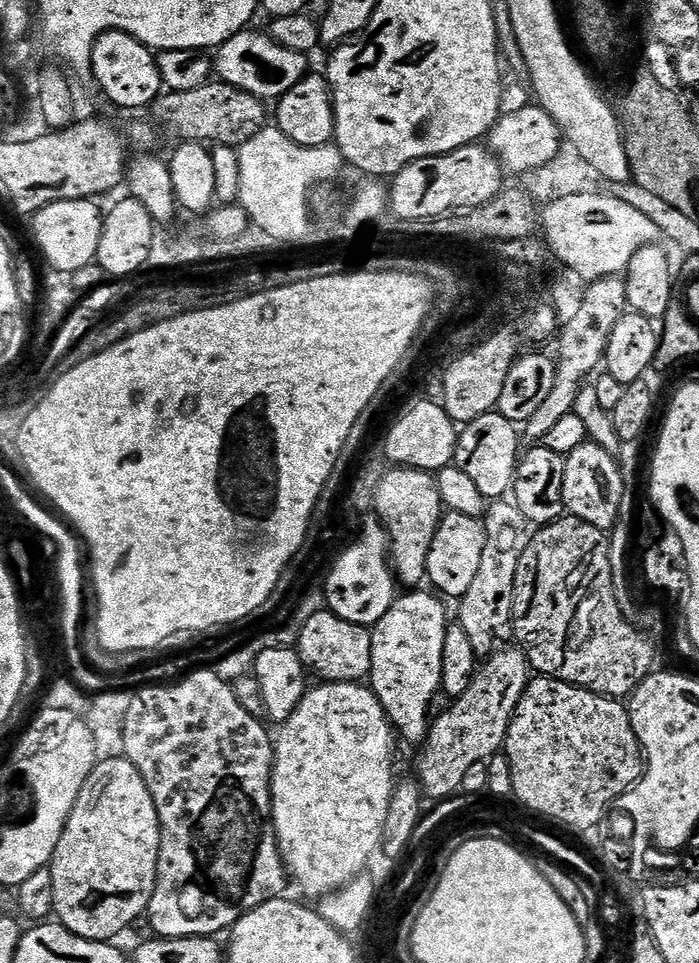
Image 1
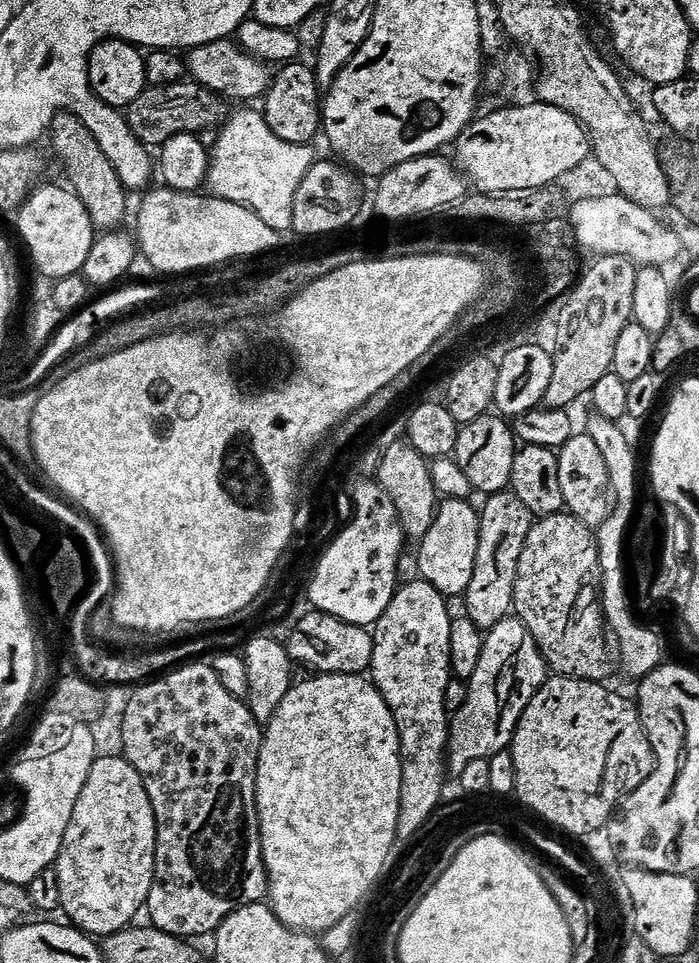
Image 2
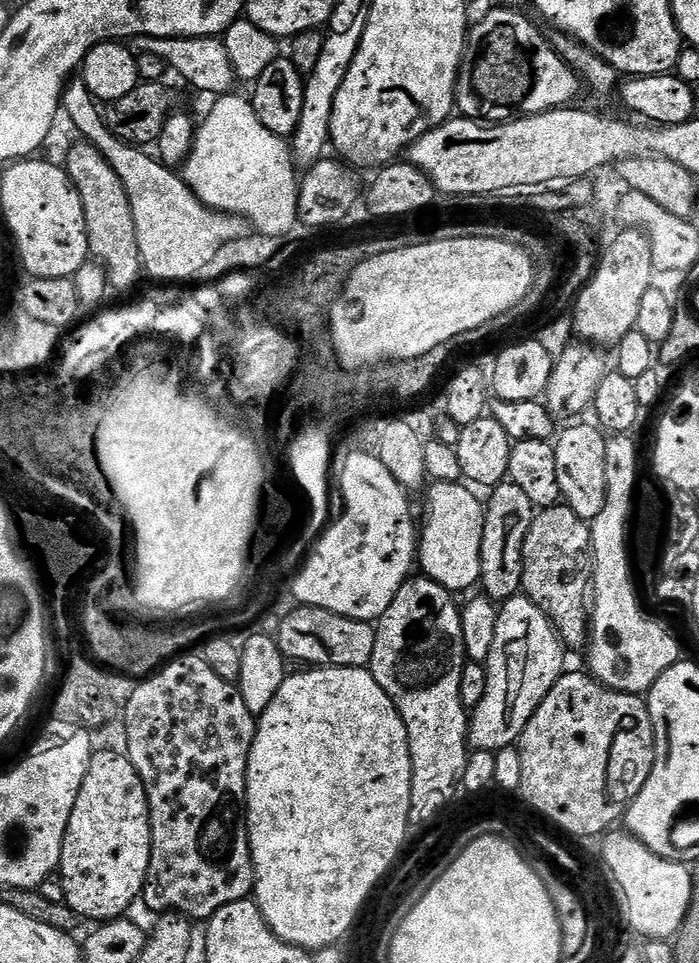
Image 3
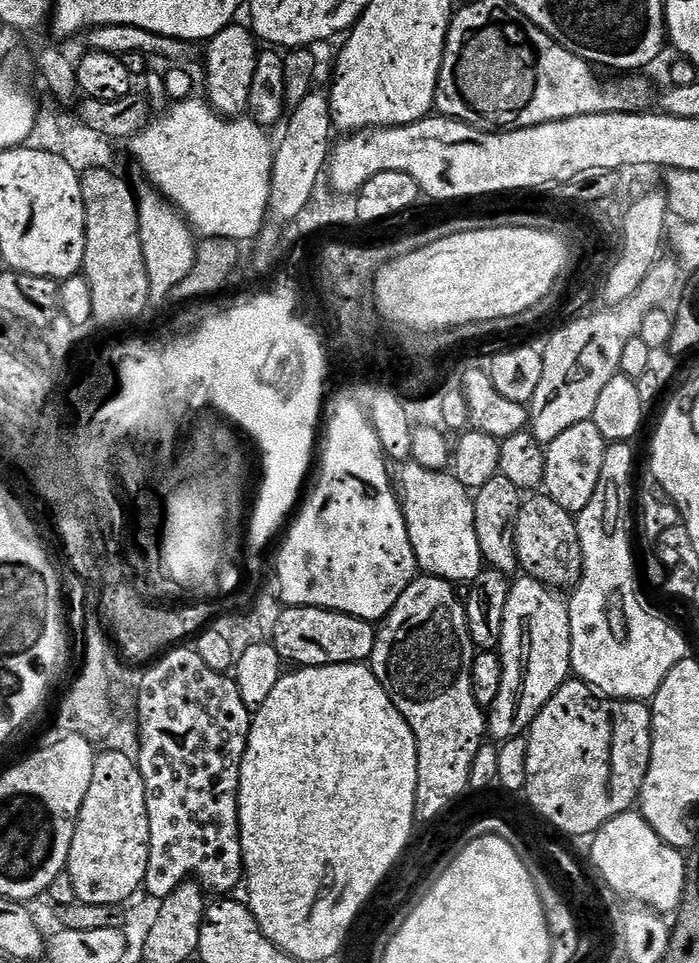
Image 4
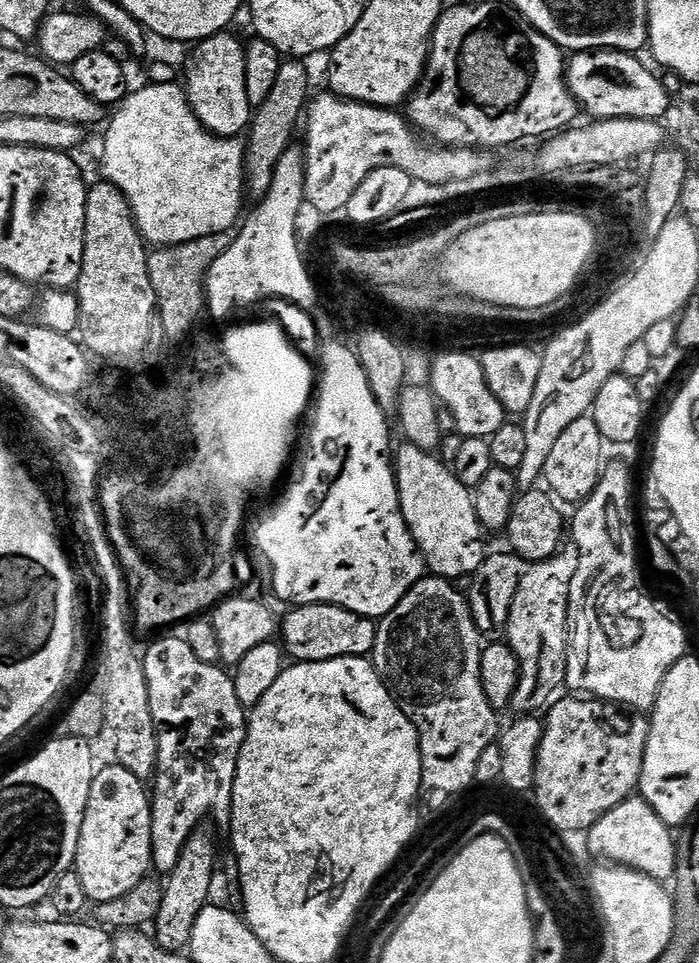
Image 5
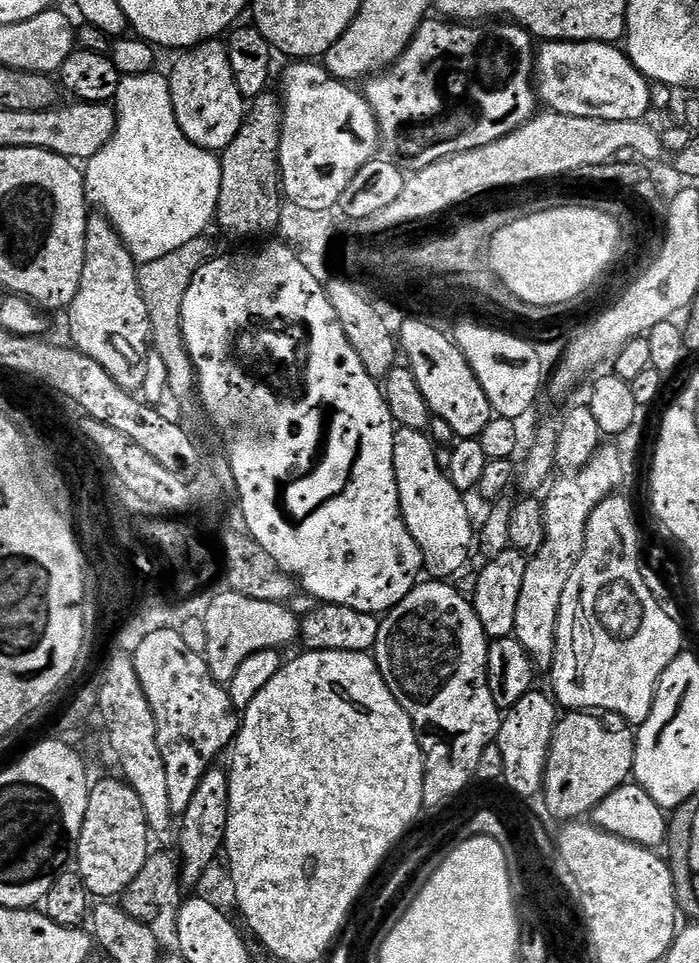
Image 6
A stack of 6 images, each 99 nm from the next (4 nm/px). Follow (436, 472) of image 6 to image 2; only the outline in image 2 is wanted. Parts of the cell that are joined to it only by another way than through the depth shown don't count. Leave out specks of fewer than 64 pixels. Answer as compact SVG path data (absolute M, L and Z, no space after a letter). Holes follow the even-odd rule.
M444 500L437 507L436 517L426 538L418 544L420 553L416 556L416 564L420 567L419 575L446 598L463 597L470 586L470 578L474 578L474 558L478 558L480 513L470 505L468 500Z

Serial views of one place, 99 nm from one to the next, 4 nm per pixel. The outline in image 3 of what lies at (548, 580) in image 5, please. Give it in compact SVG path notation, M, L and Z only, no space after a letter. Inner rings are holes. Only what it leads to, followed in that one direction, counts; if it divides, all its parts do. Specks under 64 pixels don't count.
M517 594L499 605L494 646L490 646L486 661L486 694L470 712L469 749L495 753L519 741L546 694L550 694L558 678L564 675L564 652L565 645L561 644L548 615L530 597Z

